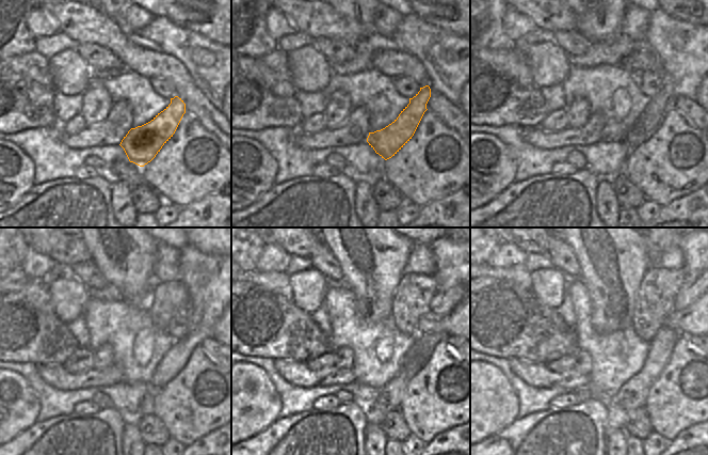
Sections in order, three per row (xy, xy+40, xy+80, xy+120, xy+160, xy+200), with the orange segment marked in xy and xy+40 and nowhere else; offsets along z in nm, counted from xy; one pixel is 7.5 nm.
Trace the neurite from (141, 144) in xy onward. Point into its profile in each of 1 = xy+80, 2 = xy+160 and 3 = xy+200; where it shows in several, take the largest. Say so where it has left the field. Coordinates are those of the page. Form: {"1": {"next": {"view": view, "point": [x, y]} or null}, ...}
{"1": {"next": {"view": "xy+80", "point": [658, 103]}}, "2": {"next": {"view": "xy+160", "point": [441, 303]}}, "3": {"next": {"view": "xy+200", "point": [687, 294]}}}

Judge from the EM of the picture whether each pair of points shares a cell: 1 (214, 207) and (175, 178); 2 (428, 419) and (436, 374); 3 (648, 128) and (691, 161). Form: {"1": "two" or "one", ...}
{"1": "two", "2": "one", "3": "two"}

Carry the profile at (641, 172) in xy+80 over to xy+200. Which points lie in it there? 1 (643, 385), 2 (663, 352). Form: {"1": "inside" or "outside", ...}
{"1": "outside", "2": "outside"}

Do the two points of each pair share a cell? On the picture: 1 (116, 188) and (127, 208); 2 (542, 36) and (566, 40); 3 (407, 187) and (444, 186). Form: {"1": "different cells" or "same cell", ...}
{"1": "same cell", "2": "different cells", "3": "same cell"}

